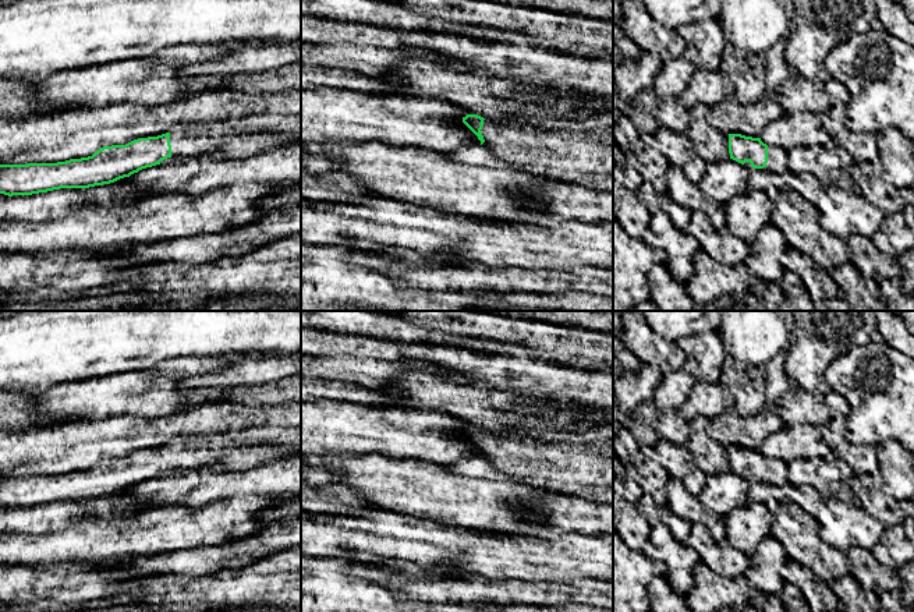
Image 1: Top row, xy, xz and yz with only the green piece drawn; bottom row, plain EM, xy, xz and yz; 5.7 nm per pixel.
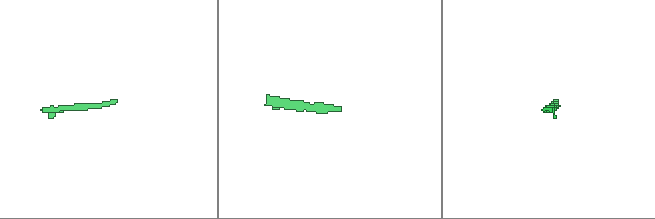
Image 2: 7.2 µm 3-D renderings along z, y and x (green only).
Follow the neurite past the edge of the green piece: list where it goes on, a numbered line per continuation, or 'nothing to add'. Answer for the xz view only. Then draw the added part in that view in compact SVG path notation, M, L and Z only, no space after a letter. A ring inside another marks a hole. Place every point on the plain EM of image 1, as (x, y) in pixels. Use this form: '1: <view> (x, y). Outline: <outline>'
1: xz (583, 470). Outline: M483 432L485 457L496 470L553 494L613 505L613 441L539 442Z

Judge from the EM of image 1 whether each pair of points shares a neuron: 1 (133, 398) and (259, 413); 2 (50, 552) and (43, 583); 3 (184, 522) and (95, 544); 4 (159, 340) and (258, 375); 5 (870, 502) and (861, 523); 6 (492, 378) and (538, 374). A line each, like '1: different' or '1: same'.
1: different
2: different
3: same
4: different
5: different
6: same

